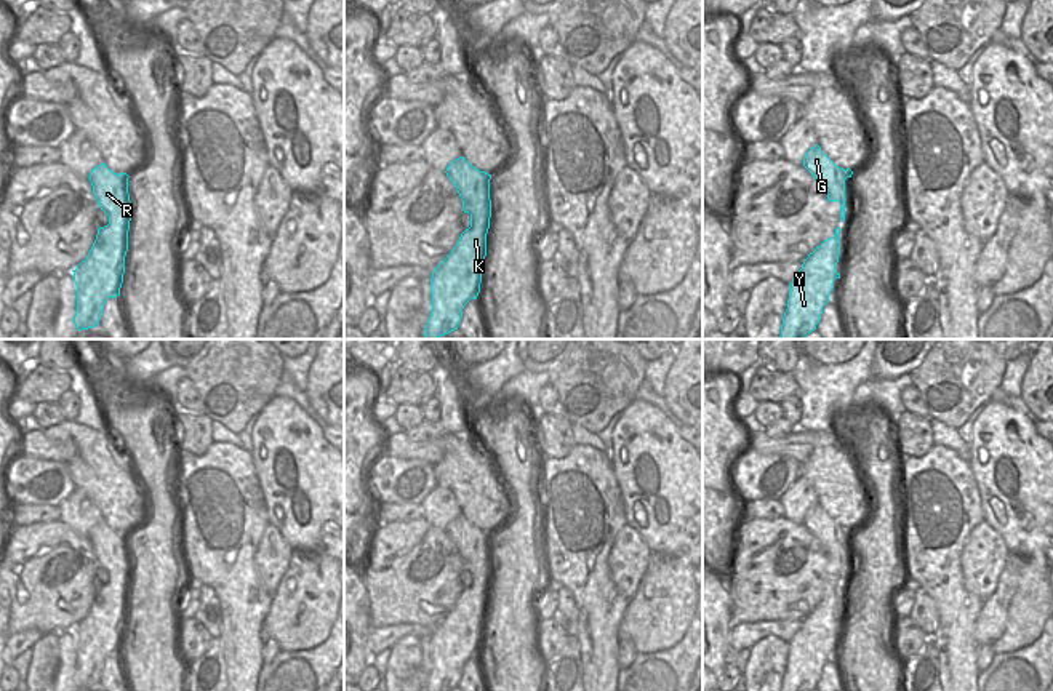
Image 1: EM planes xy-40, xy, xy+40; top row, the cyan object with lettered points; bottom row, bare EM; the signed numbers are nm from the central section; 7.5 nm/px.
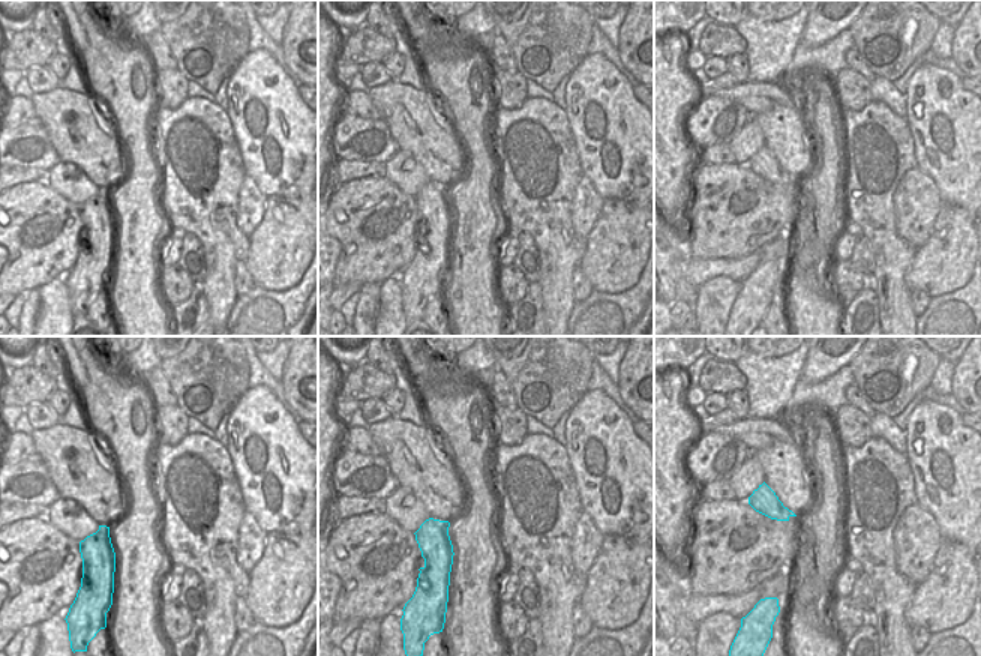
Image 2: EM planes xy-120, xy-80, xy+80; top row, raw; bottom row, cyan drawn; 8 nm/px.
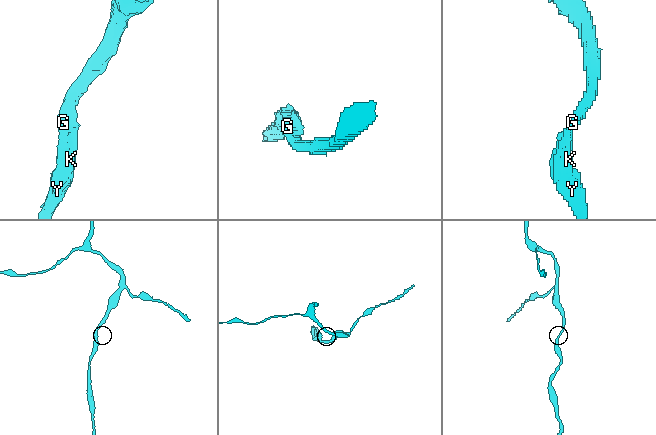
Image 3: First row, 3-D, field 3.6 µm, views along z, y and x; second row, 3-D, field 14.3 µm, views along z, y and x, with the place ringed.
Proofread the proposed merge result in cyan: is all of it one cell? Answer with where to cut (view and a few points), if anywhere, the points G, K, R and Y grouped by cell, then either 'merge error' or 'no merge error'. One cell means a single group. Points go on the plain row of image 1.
cut none; groups G K R Y; no merge error

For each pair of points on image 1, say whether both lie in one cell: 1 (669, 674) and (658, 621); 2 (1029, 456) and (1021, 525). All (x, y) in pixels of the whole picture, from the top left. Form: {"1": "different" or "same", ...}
{"1": "different", "2": "same"}

